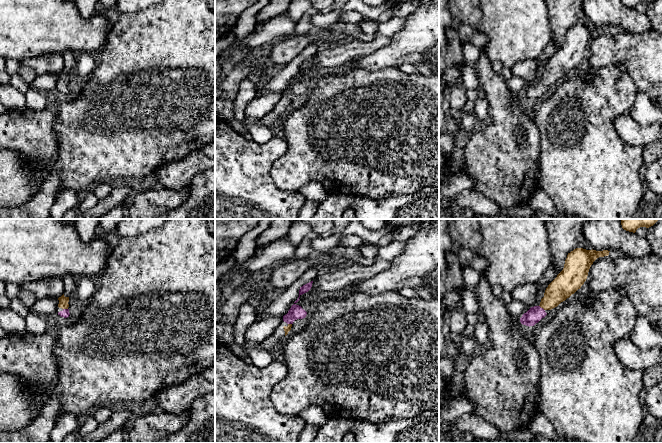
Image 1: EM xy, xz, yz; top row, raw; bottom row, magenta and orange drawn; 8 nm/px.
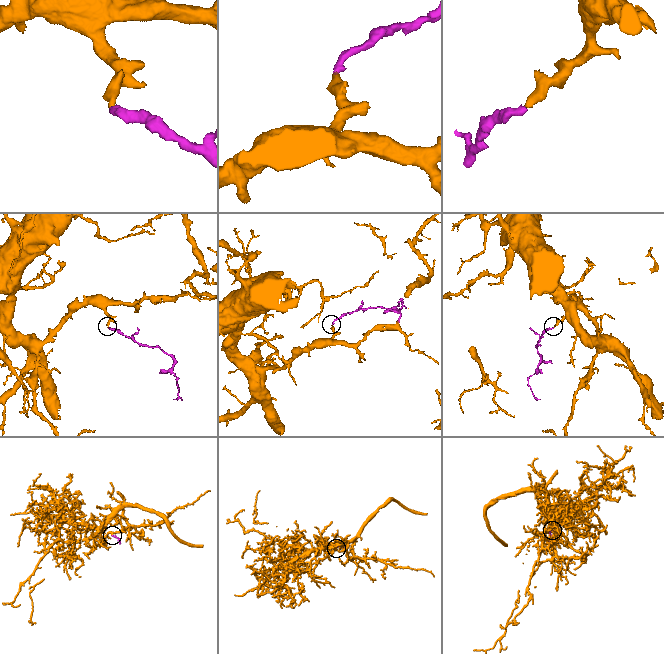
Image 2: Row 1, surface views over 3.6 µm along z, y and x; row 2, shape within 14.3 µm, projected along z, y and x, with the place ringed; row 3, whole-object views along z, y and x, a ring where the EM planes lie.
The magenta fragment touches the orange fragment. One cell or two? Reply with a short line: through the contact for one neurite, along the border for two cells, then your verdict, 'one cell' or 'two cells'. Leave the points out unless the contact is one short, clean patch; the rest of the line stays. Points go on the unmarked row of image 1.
yz (534, 90), (542, 84), (563, 62) | one cell

